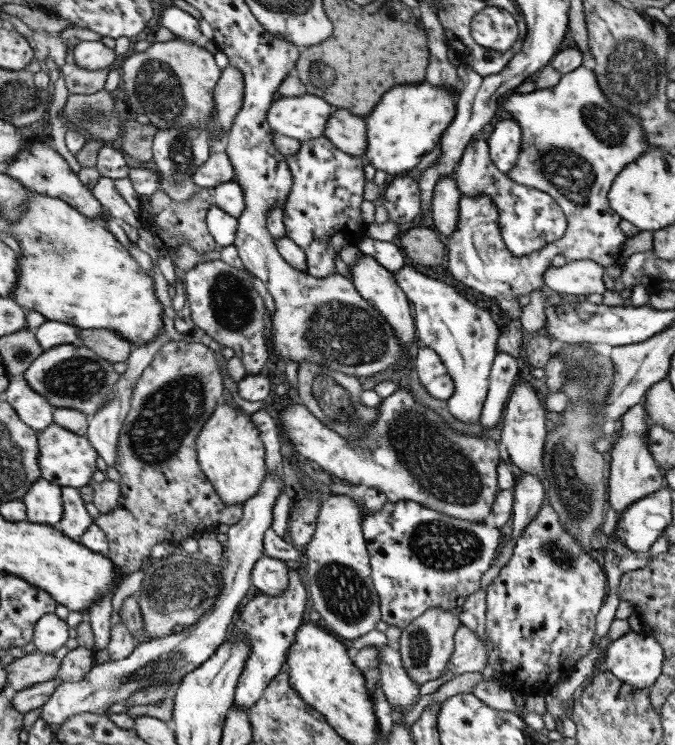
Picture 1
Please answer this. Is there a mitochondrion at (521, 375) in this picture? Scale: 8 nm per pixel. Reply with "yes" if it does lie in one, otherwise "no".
no

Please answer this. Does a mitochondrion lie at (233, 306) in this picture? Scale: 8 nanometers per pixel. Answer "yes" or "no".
yes

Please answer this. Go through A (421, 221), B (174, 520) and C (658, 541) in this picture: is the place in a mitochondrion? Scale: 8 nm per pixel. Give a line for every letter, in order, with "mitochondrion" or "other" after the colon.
A: other
B: other
C: other

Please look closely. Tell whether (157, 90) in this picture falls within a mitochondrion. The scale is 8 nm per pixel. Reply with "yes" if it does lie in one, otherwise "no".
yes

